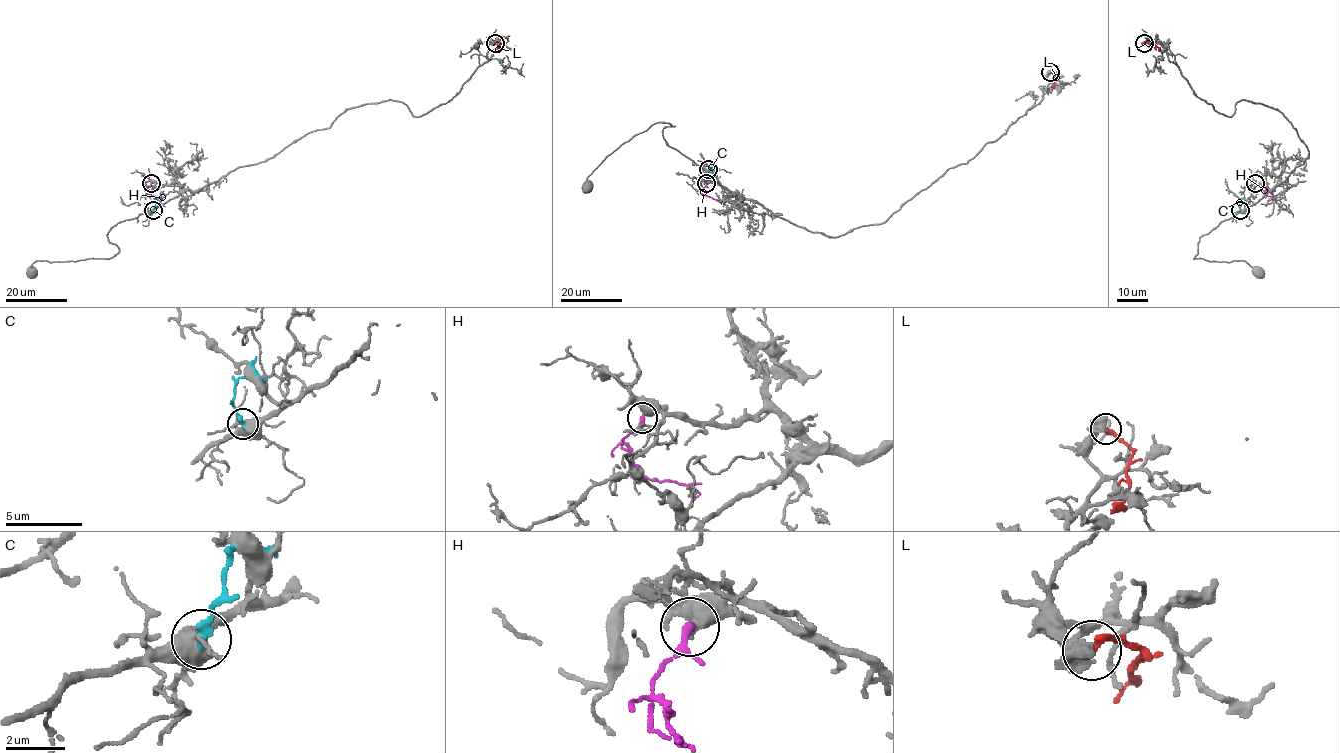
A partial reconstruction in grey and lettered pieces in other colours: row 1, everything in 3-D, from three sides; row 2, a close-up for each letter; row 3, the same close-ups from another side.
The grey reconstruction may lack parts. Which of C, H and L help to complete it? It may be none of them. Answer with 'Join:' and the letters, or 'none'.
Join: H

